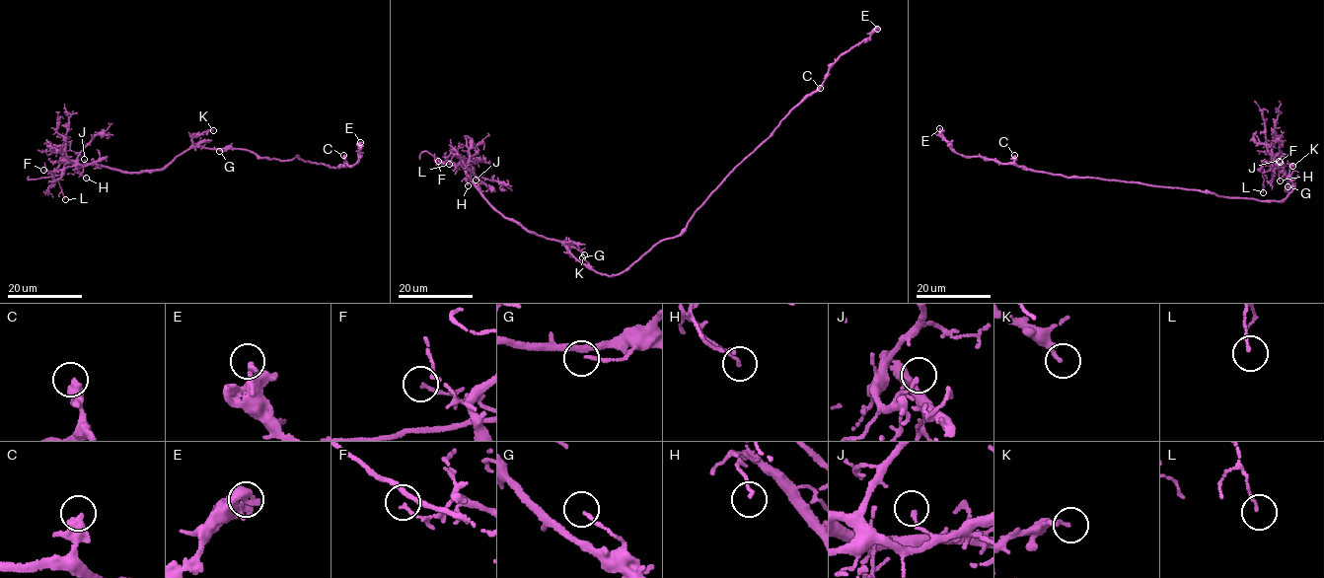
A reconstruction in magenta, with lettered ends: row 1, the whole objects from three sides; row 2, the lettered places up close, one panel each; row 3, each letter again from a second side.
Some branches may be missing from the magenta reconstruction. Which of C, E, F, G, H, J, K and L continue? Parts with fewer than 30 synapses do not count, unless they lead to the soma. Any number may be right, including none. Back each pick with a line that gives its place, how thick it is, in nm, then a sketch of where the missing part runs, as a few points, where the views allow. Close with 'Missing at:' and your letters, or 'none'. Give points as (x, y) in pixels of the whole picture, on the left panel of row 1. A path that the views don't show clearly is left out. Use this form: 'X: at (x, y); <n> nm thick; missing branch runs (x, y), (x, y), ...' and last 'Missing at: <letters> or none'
Missing at: none

